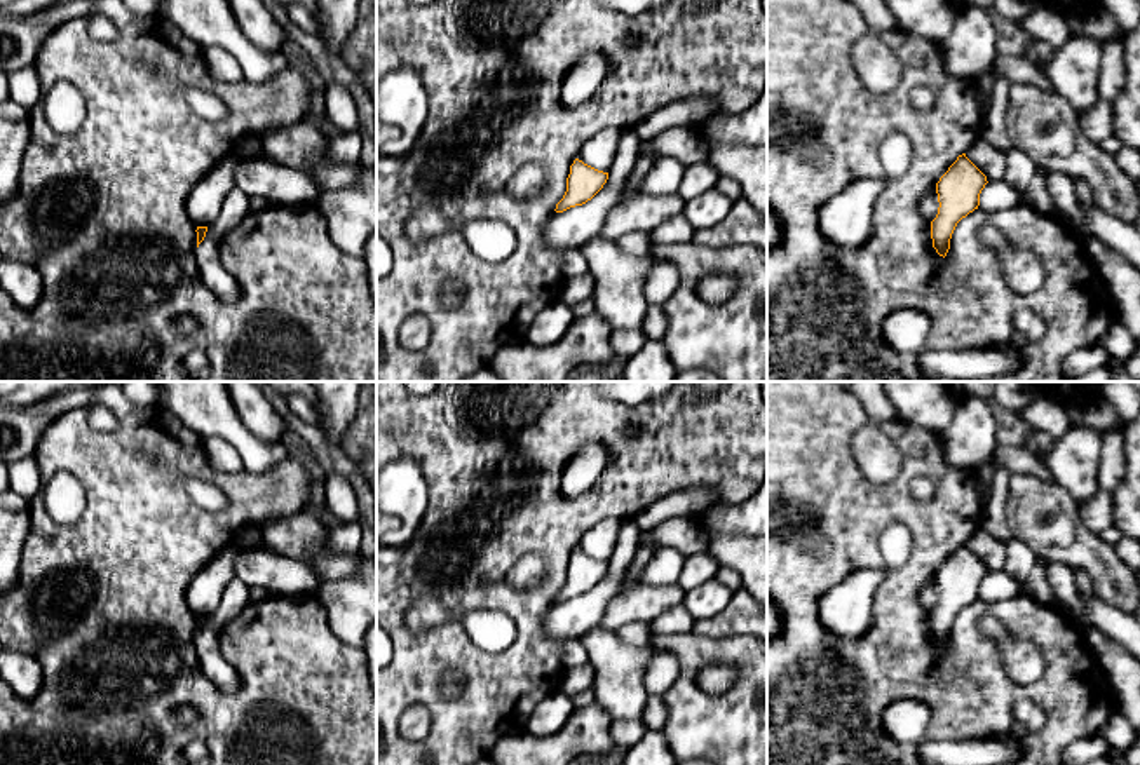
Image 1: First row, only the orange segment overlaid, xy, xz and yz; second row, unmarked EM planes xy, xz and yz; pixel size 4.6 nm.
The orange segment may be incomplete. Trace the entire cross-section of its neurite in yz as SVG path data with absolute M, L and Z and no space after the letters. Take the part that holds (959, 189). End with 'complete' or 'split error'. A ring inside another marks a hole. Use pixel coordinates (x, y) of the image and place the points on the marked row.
M966 153L959 155L936 183L940 207L936 218L931 221L931 239L940 256L947 256L957 223L978 209L980 193L987 183L987 176Z; complete

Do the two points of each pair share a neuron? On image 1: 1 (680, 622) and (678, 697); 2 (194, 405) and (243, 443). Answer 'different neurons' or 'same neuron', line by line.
1: different neurons
2: same neuron

